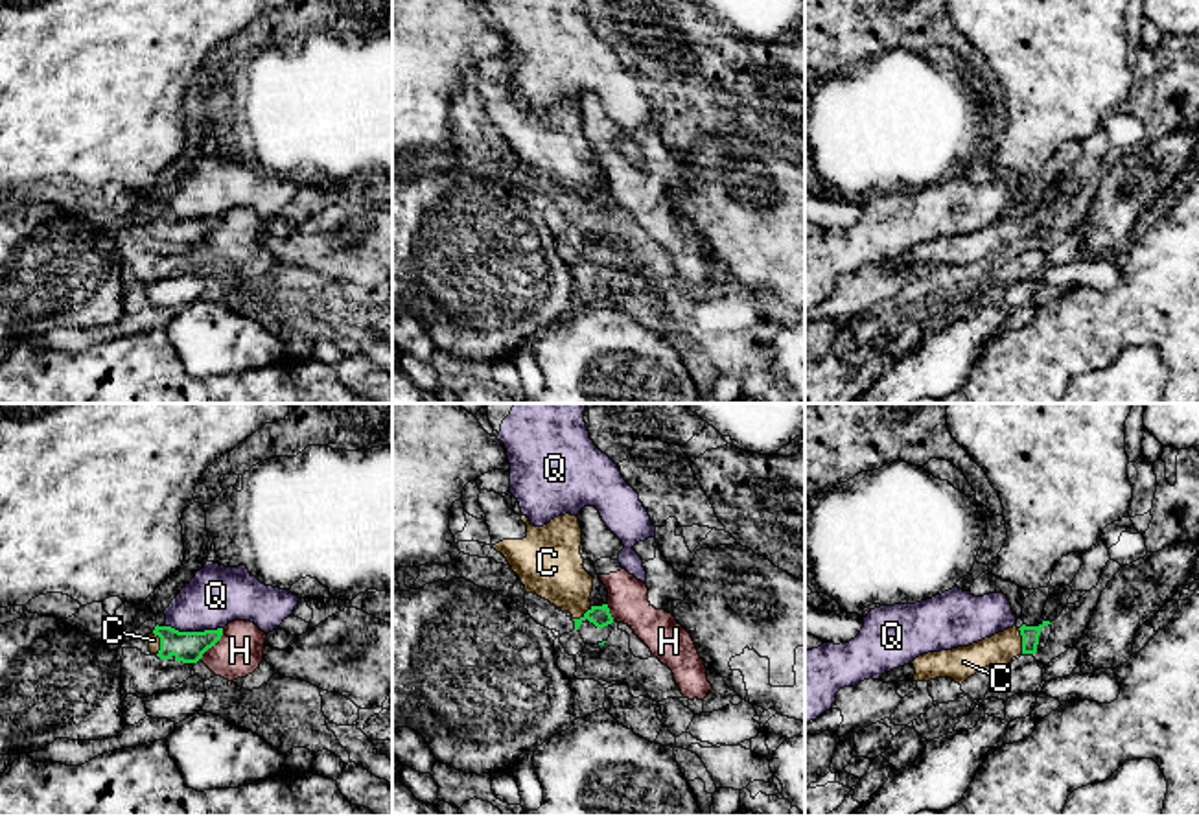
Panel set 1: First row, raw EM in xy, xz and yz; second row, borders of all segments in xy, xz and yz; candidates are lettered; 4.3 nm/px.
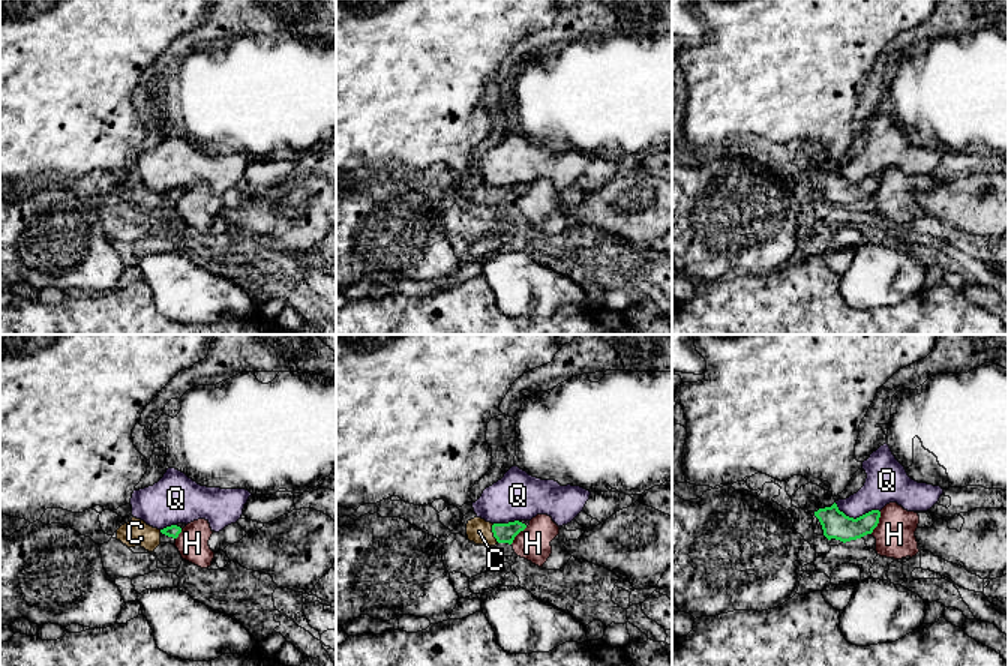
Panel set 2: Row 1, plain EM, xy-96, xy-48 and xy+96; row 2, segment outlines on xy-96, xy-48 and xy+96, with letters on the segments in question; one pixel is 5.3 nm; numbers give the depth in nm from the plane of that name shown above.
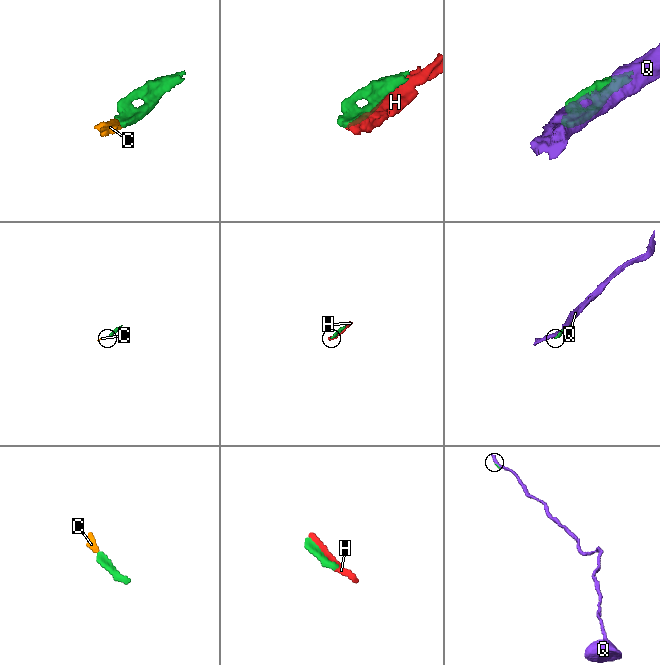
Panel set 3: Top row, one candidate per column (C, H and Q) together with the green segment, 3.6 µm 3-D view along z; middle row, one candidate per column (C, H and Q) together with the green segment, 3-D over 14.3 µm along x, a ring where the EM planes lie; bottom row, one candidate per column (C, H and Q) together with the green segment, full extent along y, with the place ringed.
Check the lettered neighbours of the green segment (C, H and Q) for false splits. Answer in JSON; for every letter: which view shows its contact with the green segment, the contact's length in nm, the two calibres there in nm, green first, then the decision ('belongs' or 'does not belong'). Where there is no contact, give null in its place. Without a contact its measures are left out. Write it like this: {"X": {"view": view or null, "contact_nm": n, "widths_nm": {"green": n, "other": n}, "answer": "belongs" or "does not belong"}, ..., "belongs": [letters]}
{"C": {"view": "yz", "contact_nm": 110, "widths_nm": {"green": 80, "other": 140}, "answer": "belongs"}, "H": {"view": "xy", "contact_nm": 170, "widths_nm": {"green": 140, "other": 200}, "answer": "does not belong"}, "Q": {"view": "xy", "contact_nm": 240, "widths_nm": {"green": 140, "other": 260}, "answer": "does not belong"}, "belongs": ["C"]}

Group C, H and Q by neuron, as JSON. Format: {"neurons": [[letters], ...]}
{"neurons": [["C"], ["H"], ["Q"]]}

